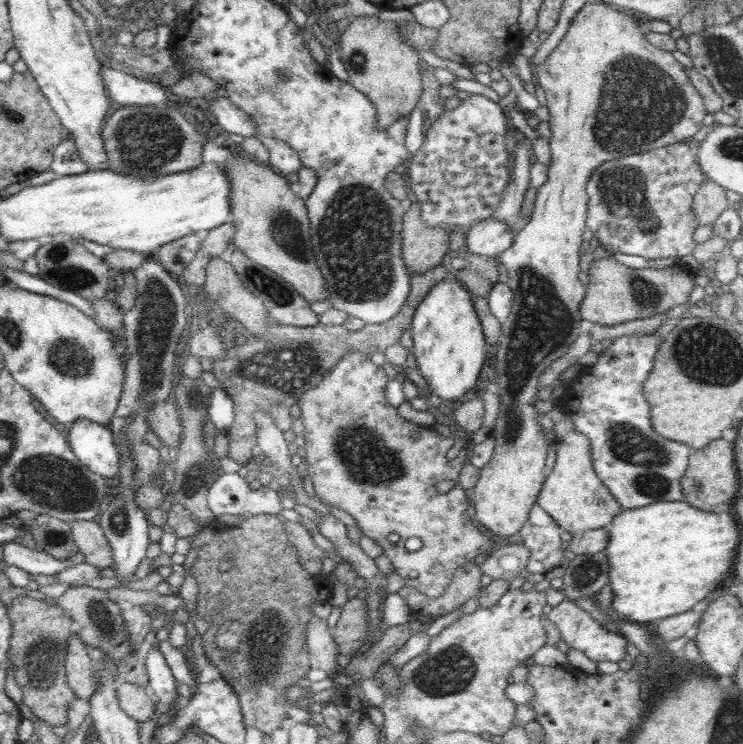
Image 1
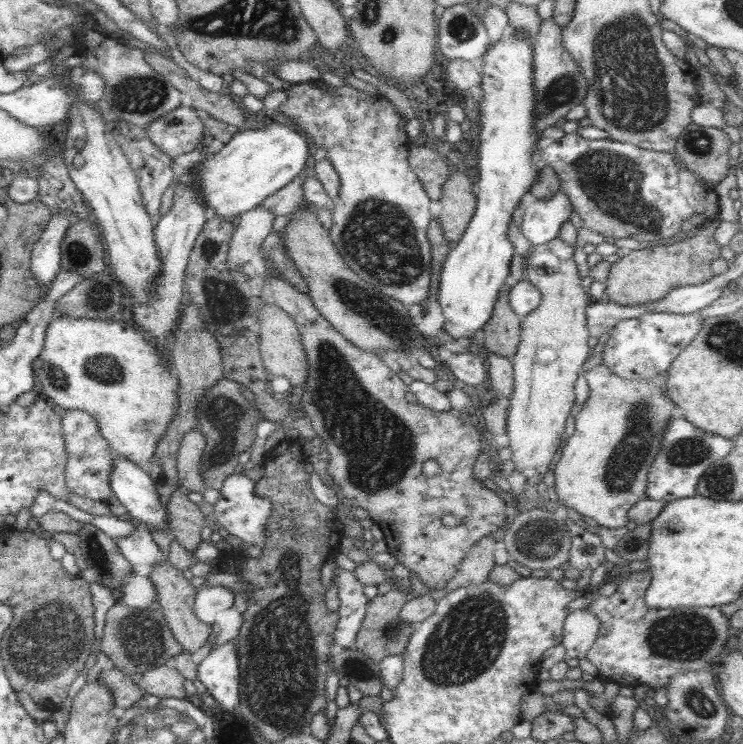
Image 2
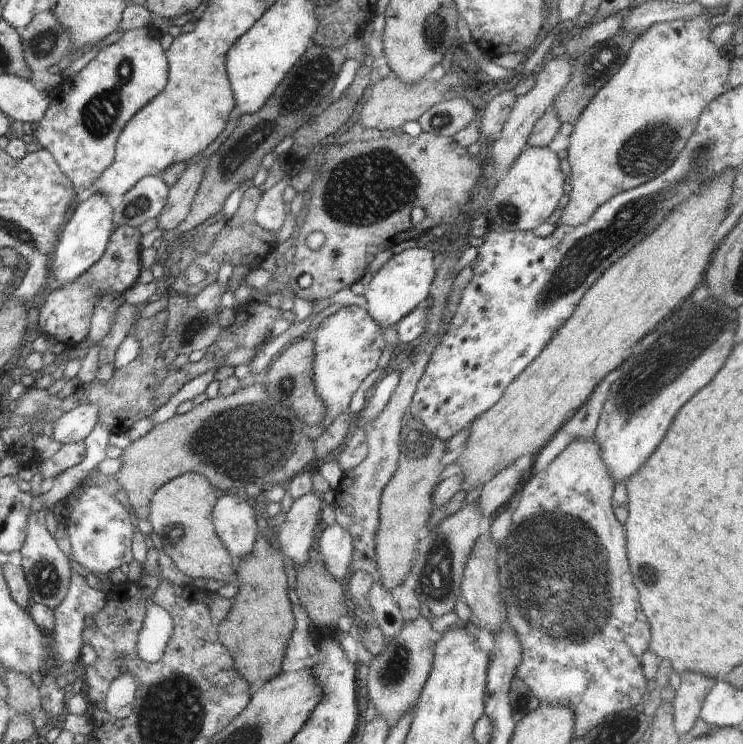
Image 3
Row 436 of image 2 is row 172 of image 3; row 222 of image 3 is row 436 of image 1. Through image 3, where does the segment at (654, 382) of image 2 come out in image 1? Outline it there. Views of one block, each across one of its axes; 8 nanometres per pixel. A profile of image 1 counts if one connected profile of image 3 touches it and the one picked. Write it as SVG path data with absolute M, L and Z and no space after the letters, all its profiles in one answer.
M551 409L547 416L554 421L553 430L558 444L555 465L550 475L545 478L542 490L537 496L537 503L563 531L573 534L605 527L623 508L593 469L591 440L575 430L573 422L559 409Z

